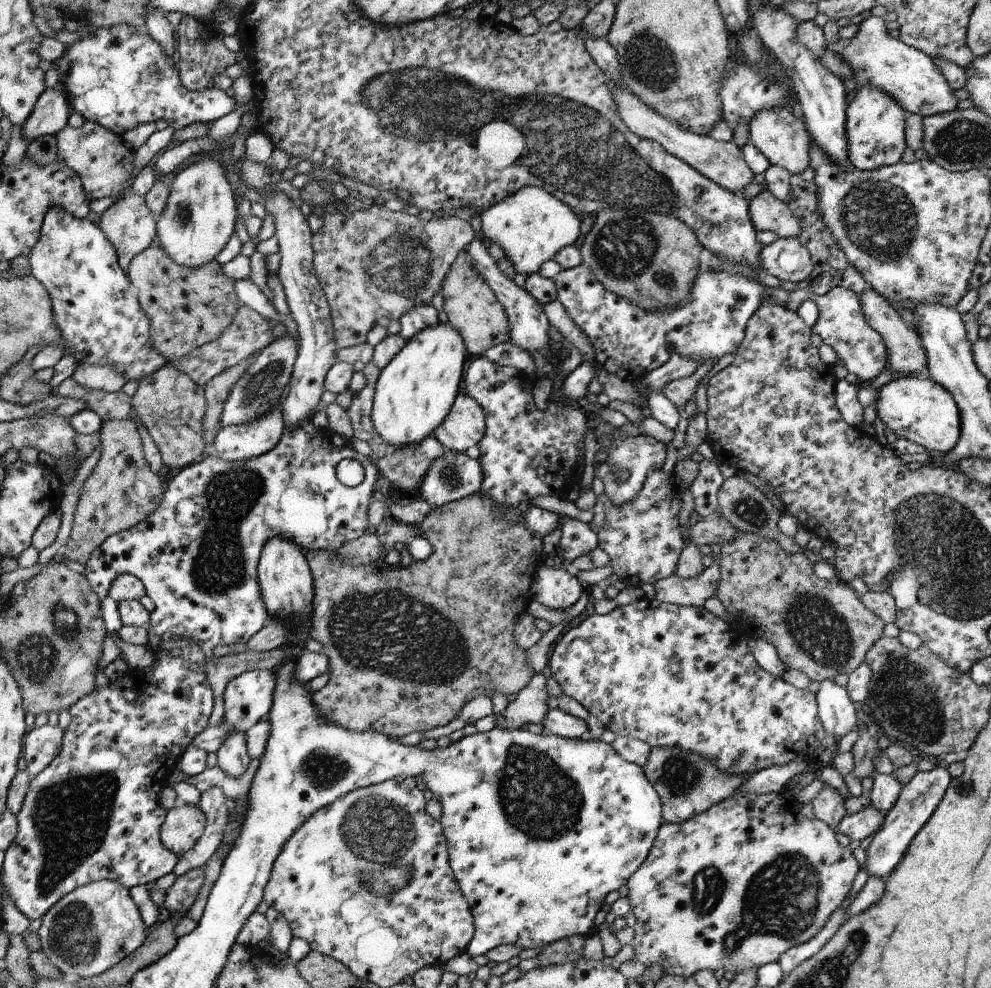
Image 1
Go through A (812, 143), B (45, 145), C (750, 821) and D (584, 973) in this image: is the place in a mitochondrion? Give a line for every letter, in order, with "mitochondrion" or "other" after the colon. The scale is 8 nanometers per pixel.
A: other
B: other
C: other
D: other

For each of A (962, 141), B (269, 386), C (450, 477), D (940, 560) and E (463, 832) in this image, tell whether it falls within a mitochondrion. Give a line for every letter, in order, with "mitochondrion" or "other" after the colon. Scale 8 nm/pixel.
A: mitochondrion
B: mitochondrion
C: mitochondrion
D: mitochondrion
E: other

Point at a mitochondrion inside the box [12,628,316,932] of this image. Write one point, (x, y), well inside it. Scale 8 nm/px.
(69, 817)

